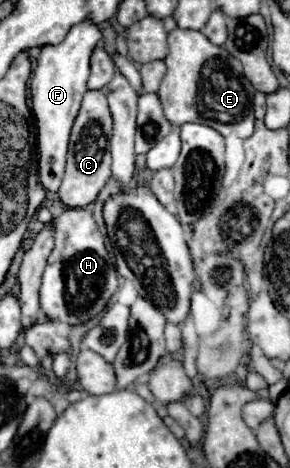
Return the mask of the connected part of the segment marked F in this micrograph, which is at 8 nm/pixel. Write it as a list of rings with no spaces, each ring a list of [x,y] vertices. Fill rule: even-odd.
[[[83,21],[75,25],[59,45],[43,47],[37,59],[37,67],[31,79],[31,109],[37,121],[39,183],[45,187],[45,191],[57,191],[61,185],[73,119],[77,117],[81,99],[87,91],[85,83],[89,77],[89,57],[99,39],[99,27],[91,21]]]

